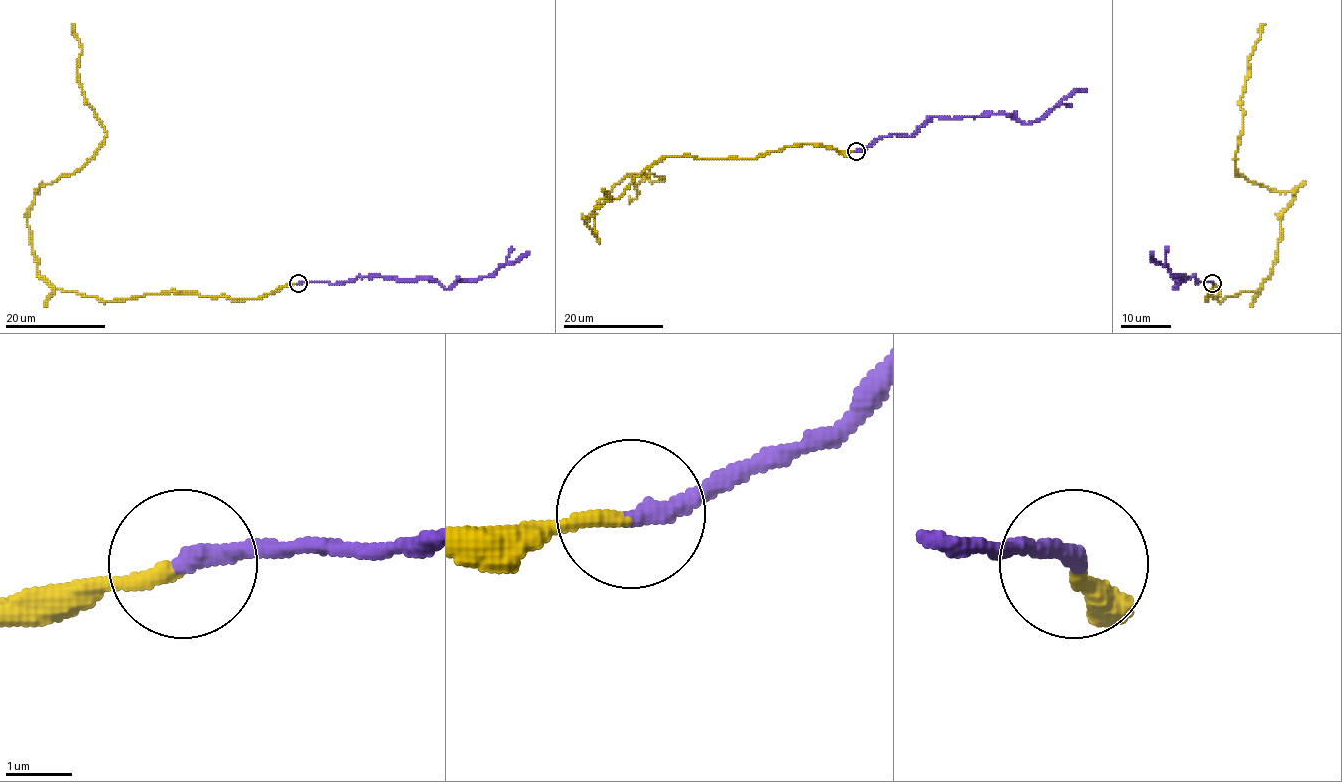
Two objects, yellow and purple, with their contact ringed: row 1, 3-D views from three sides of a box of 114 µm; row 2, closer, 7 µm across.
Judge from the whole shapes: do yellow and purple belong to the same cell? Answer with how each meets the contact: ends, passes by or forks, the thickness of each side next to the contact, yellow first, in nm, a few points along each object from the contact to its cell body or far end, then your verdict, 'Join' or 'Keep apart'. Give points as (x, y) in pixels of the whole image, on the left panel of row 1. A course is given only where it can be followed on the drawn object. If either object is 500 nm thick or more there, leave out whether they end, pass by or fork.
At the ring yellow ends. At the ring purple ends. Thickness 240 nm (yellow) against 320 nm. Course of yellow: (298, 283), (104, 302), (39, 274), (36, 191), (106, 132), (72, 24). Course of purple: (298, 283), (335, 283), (376, 276), (407, 281), (431, 278), (451, 288), (459, 281), (491, 276), (529, 251). Join

